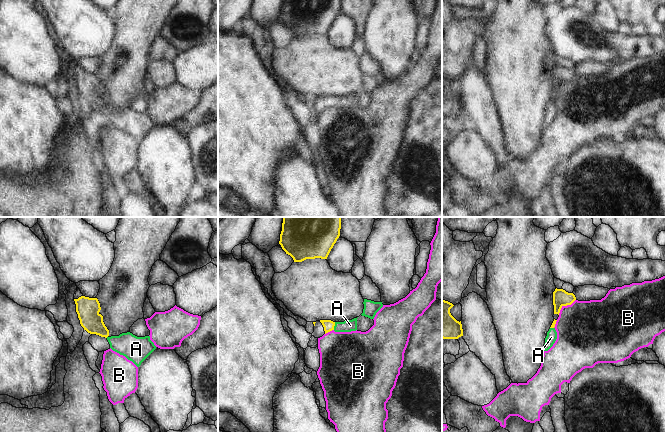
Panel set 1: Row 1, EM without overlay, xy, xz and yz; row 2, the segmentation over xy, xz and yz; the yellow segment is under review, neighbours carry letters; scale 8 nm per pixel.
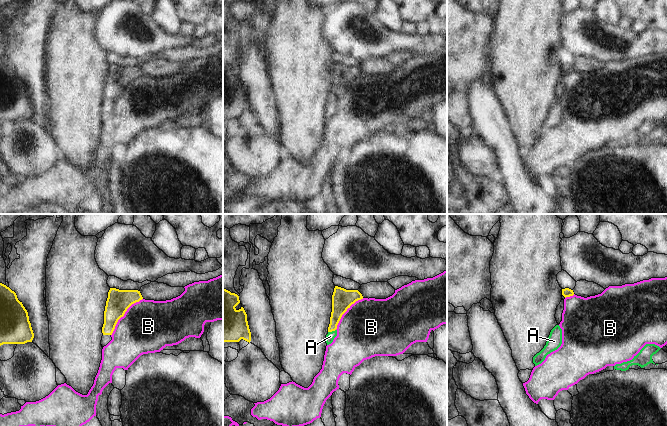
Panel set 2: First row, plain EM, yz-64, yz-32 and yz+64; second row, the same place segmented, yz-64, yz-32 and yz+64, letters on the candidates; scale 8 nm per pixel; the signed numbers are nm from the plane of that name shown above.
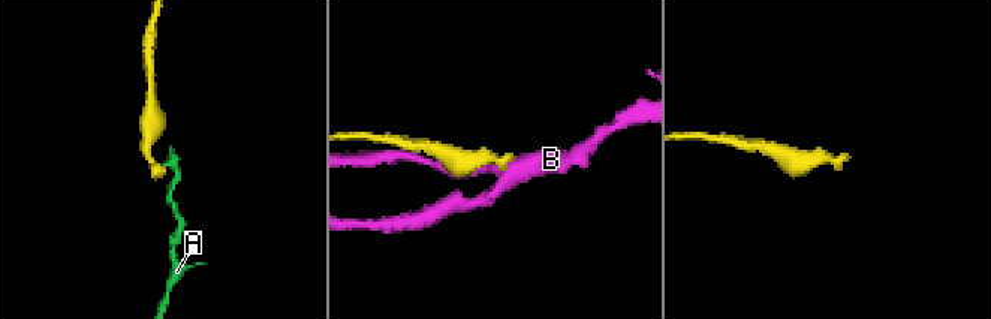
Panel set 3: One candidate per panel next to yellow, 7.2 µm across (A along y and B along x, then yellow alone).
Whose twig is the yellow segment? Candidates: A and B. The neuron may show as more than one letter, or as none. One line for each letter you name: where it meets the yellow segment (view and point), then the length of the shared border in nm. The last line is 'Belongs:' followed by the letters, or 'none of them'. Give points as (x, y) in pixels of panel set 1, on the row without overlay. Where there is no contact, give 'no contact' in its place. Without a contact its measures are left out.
A: meets yellow in xz at (334, 101); contact 70 nm long
Belongs: A

